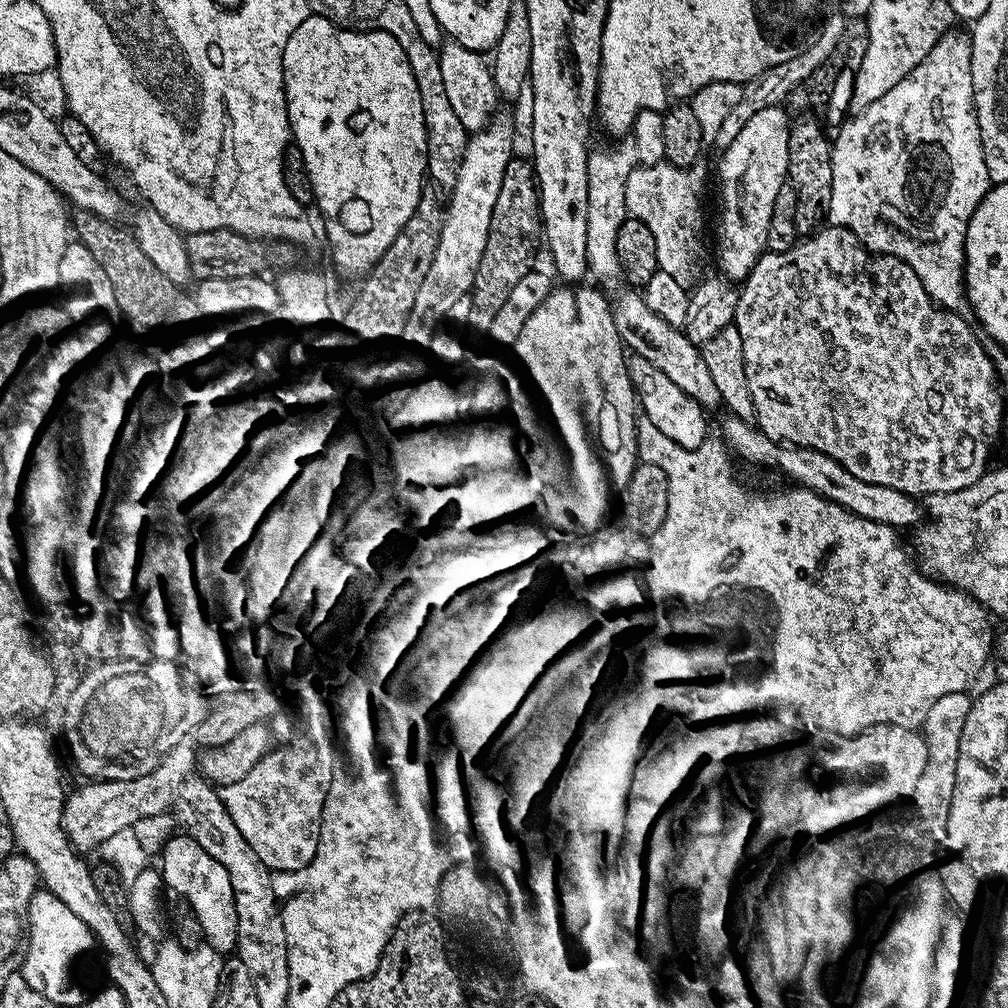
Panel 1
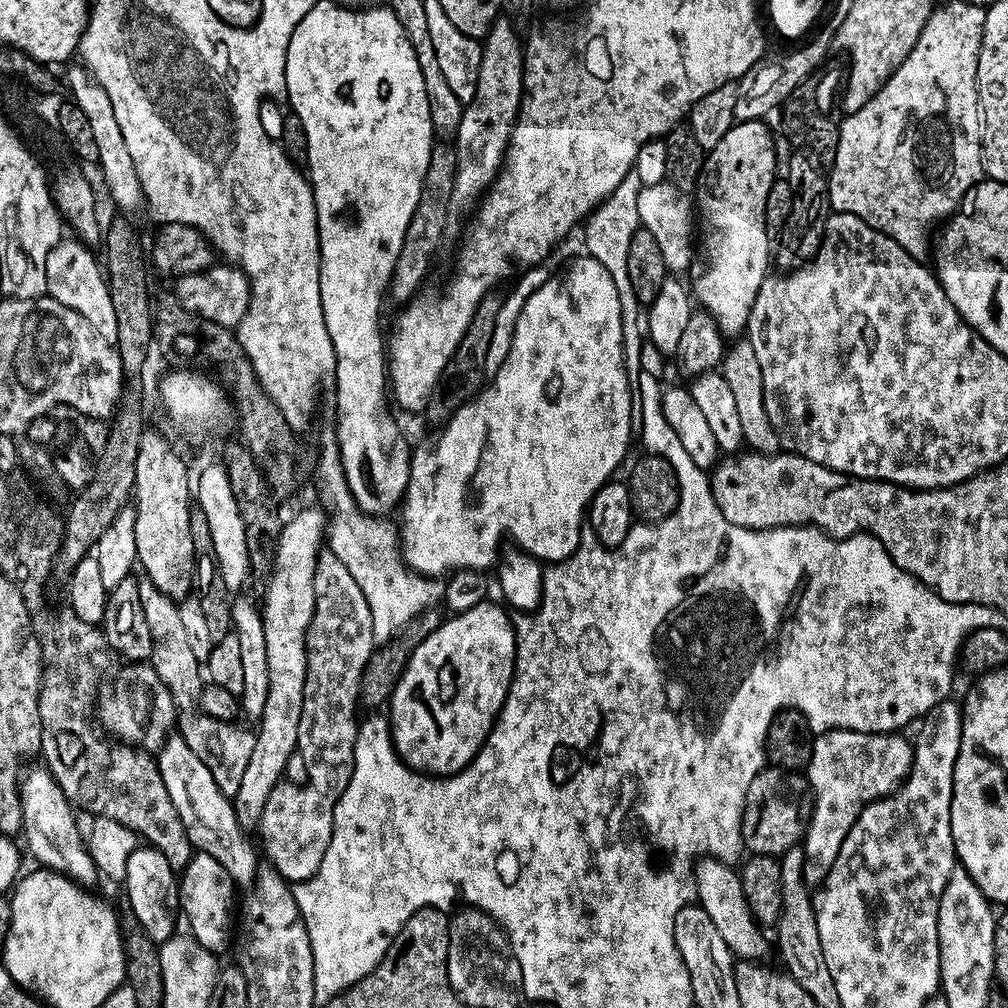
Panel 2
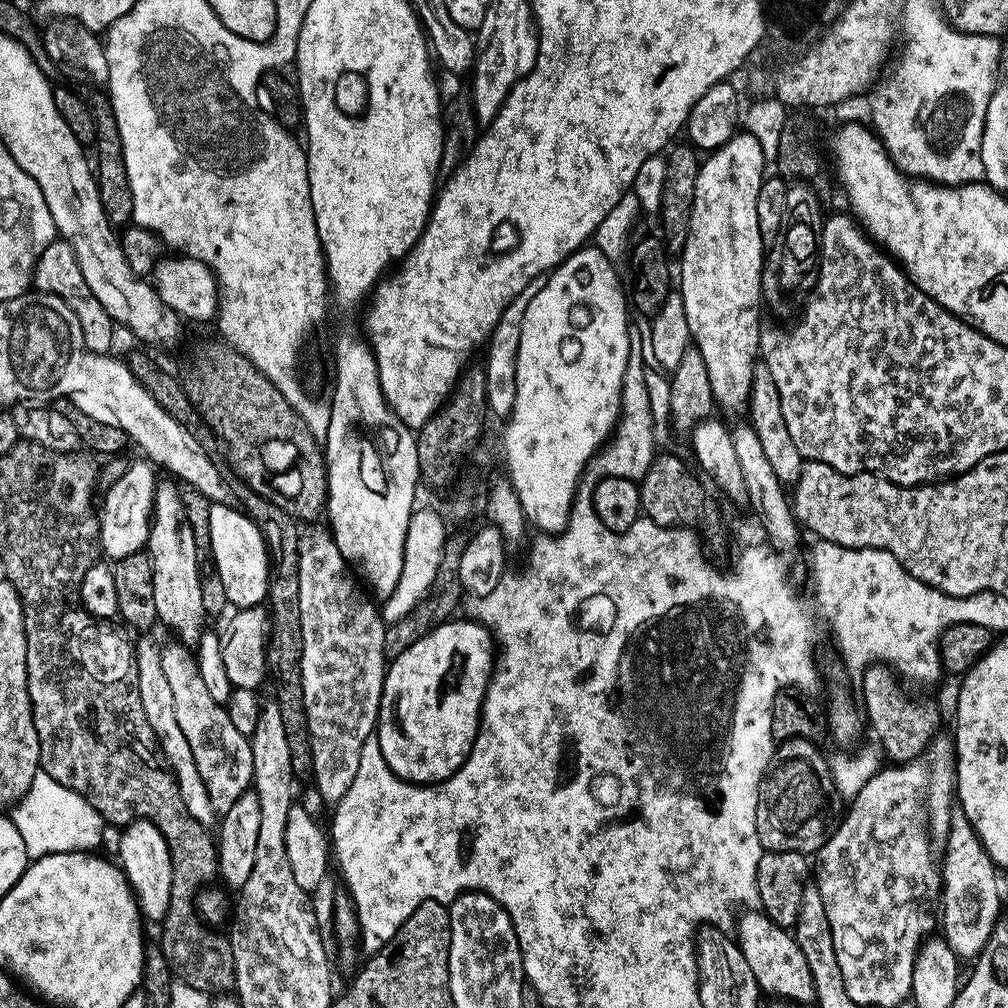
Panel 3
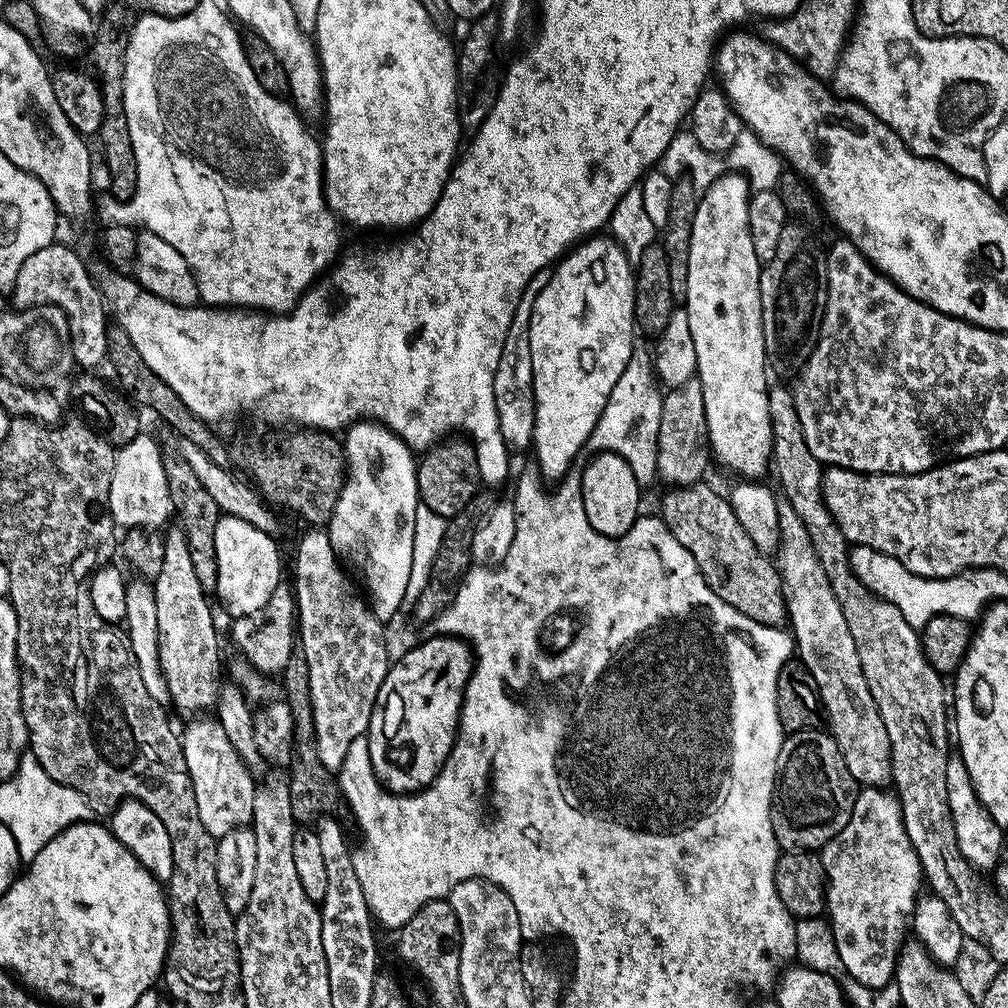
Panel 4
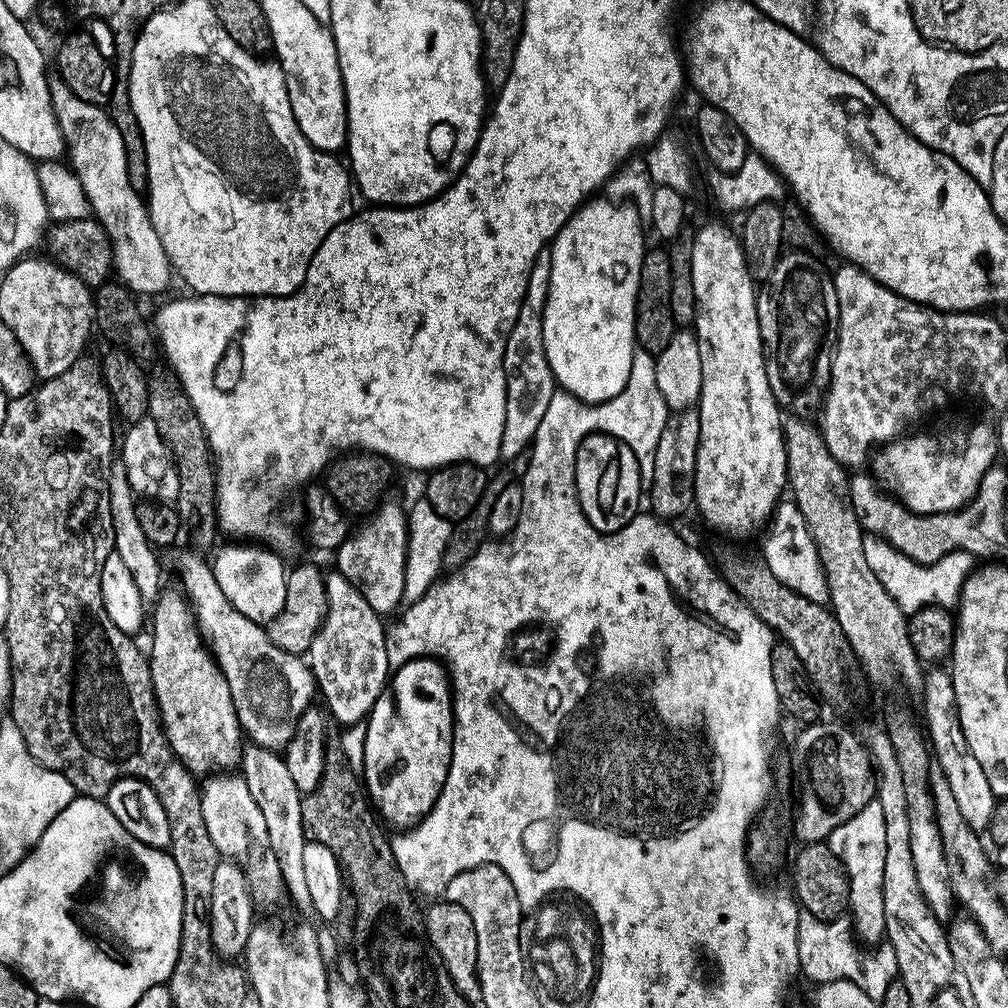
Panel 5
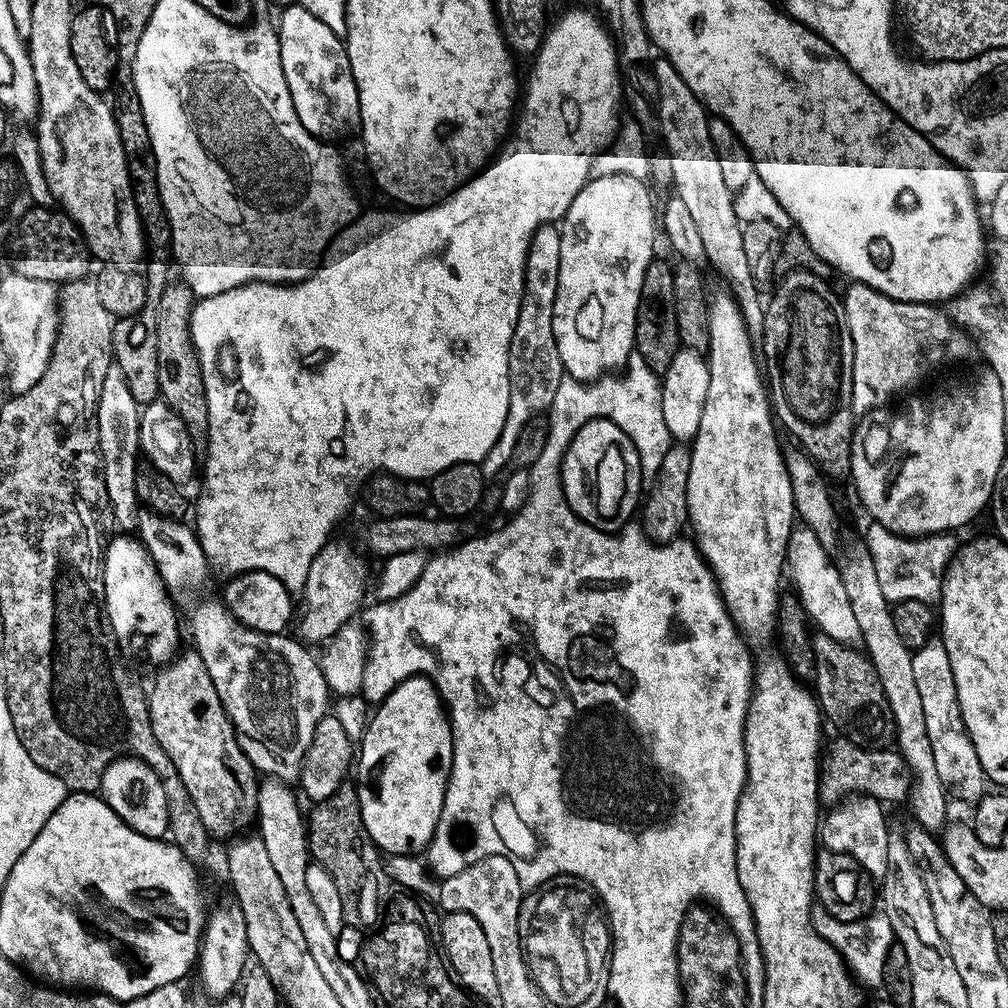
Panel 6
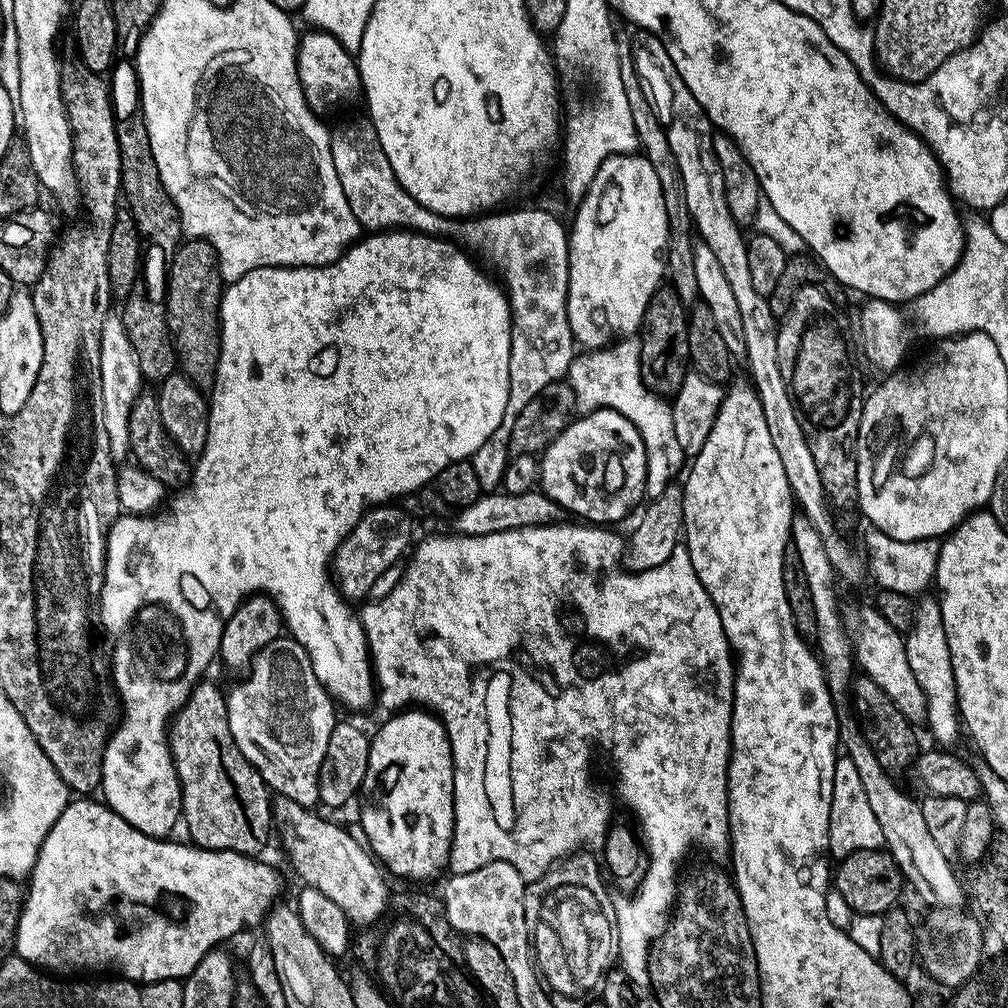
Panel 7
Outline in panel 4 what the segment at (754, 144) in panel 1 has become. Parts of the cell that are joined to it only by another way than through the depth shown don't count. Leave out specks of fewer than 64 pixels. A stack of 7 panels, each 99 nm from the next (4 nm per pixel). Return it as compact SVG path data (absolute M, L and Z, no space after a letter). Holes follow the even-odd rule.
M725 171L708 189L702 192L698 210L694 214L692 233L690 234L690 262L686 274L686 294L682 301L683 308L690 318L690 335L694 337L694 354L698 354L696 374L702 386L702 398L706 398L706 426L708 427L708 447L711 455L724 468L737 472L740 478L760 478L764 471L769 471L772 459L772 423L770 422L770 402L768 401L768 352L764 348L764 327L762 326L762 298L760 297L760 269L762 267L758 254L754 254L754 242L750 238L750 214L748 198L750 189L748 179L738 171Z

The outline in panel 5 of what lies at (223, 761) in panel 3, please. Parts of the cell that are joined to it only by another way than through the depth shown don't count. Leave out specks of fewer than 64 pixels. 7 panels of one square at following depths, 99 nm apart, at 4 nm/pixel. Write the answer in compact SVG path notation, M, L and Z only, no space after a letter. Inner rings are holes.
M209 775L200 788L200 801L202 818L206 818L206 830L210 833L214 846L221 857L234 858L243 868L248 879L253 905L257 909L274 907L281 896L282 898L284 896L286 890L284 878L278 858L268 847L266 818L262 818L262 810L258 810L258 802L250 798L250 790L246 786L243 775Z

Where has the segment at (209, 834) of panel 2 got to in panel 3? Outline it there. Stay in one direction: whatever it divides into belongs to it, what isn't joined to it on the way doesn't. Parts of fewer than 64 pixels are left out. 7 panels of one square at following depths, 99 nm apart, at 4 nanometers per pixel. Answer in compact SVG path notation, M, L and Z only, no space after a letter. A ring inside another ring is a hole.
M148 634L141 636L144 637L140 641L135 641L134 655L138 694L142 698L142 710L146 710L146 722L150 722L150 730L154 730L156 740L164 751L168 766L178 782L182 802L186 802L186 810L190 810L198 822L206 826L215 825L218 814L210 802L210 794L206 794L206 782L202 782L202 774L198 774L198 766L194 766L194 750L190 750L190 742L186 742L186 734L182 734L182 726L178 726L178 718L174 715L174 693L170 691L170 682L166 682L166 673L162 670L161 645L155 644Z

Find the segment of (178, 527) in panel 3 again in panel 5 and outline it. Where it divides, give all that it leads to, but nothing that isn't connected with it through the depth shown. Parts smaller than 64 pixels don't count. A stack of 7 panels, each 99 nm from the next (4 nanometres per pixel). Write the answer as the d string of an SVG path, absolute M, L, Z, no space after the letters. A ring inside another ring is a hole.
M165 587L161 591L159 598L154 602L153 610L150 612L150 628L152 624L152 652L147 653L148 669L152 675L152 689L156 695L156 709L160 711L160 725L164 728L164 737L168 740L168 745L172 747L172 753L188 767L189 772L197 778L207 777L209 774L219 773L221 770L232 770L239 765L240 753L242 751L242 729L236 711L234 710L234 702L230 698L230 686L226 686L226 678L220 672L216 660L211 652L208 651L203 636L200 635L200 628L196 625L196 616L192 612L192 607L188 604L188 598L184 595L179 587Z

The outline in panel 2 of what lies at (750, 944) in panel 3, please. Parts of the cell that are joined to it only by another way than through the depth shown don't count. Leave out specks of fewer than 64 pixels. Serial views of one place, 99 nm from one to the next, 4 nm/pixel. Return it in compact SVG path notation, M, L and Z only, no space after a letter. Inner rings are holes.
M704 858L695 865L694 875L699 907L704 908L706 914L710 914L710 922L718 926L718 934L722 934L728 949L745 961L759 961L759 956L767 954L768 944L760 933L763 932L761 925L757 924L744 897L739 871L731 863Z

